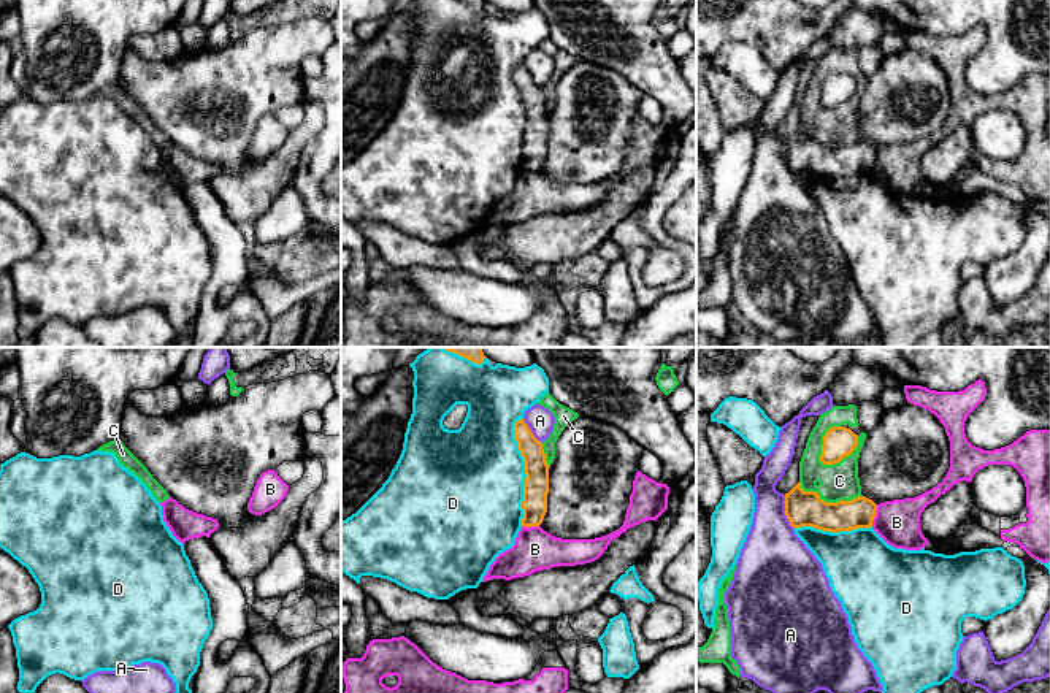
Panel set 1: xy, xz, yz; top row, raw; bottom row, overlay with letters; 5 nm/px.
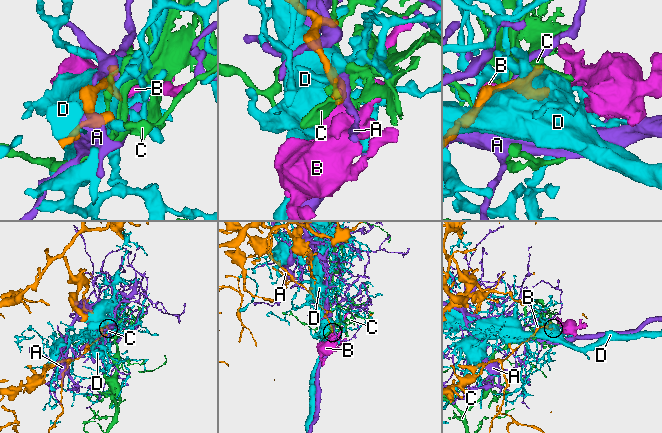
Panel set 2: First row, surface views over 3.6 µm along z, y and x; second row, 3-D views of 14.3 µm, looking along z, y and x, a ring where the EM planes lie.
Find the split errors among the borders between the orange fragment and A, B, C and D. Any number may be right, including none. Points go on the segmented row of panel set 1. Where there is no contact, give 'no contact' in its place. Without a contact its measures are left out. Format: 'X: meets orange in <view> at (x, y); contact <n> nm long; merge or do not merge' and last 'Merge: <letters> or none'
A: meets orange in yz at (785, 513); contact 180 nm long; do not merge
B: meets orange in yz at (874, 516); contact 120 nm long; do not merge
C: meets orange in yz at (843, 457); contact 240 nm long; do not merge
D: meets orange in xz at (525, 471); contact 550 nm long; do not merge
Merge: none

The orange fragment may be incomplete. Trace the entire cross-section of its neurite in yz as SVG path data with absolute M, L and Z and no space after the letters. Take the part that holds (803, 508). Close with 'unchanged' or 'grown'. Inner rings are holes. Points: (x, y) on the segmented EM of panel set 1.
M799 482L785 493L785 515L793 528L812 526L831 533L869 528L876 511L877 504L866 496L826 503L818 493L804 492Z; unchanged

